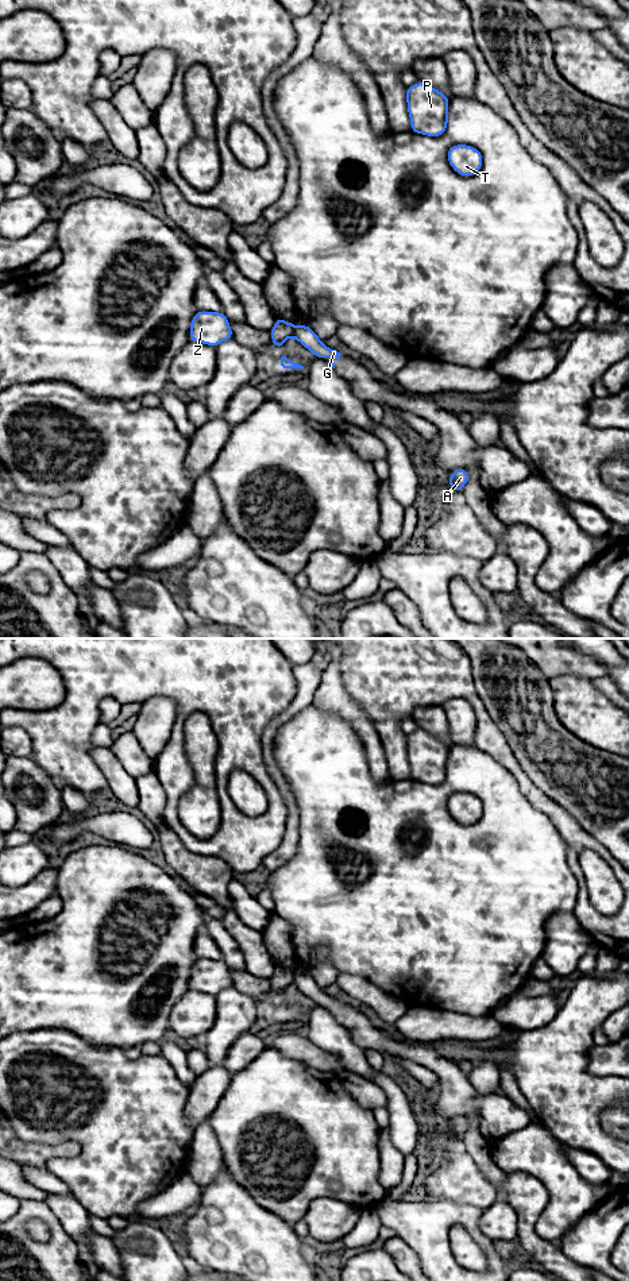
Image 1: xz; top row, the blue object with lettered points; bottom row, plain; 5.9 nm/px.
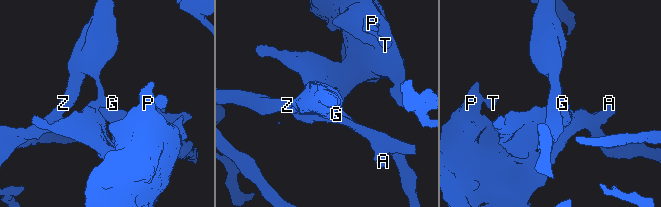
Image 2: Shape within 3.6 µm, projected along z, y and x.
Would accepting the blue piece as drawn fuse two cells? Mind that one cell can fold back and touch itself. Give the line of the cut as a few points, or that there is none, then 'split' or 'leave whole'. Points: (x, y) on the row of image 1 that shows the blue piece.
xz (294, 327), (290, 334) | split

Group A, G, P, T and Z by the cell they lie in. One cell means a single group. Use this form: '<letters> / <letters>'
A P T / G Z

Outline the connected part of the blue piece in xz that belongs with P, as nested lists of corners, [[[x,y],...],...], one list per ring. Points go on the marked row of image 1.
[[[425,82],[405,88],[410,131],[432,138],[447,132],[449,99]]]

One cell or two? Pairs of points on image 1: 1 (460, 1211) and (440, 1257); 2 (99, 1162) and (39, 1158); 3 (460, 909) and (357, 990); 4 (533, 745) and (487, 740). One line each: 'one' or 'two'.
1: one
2: two
3: two
4: two

